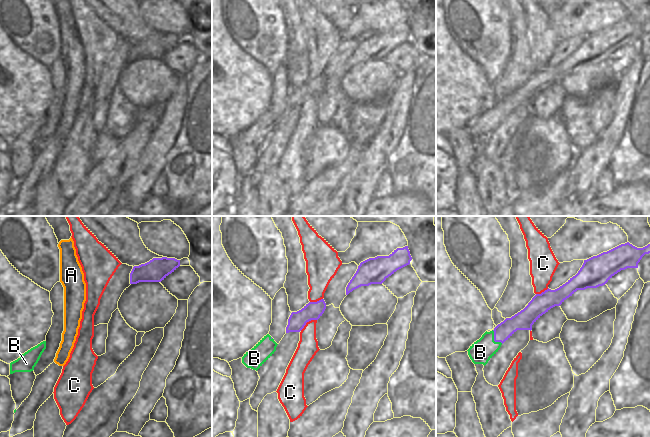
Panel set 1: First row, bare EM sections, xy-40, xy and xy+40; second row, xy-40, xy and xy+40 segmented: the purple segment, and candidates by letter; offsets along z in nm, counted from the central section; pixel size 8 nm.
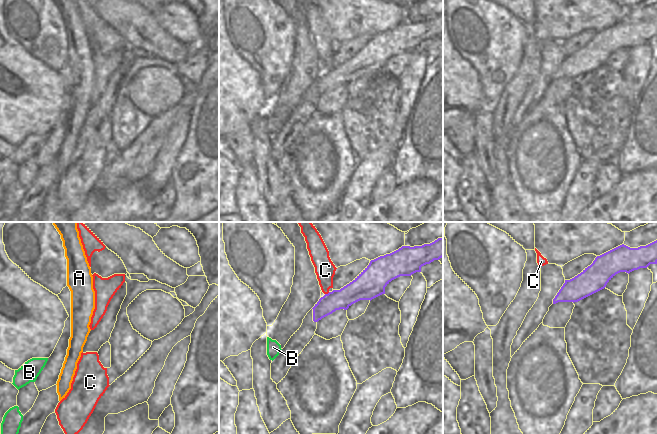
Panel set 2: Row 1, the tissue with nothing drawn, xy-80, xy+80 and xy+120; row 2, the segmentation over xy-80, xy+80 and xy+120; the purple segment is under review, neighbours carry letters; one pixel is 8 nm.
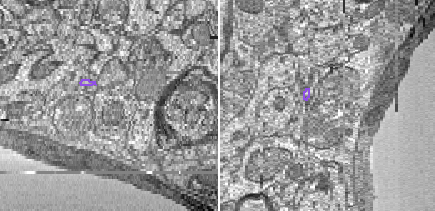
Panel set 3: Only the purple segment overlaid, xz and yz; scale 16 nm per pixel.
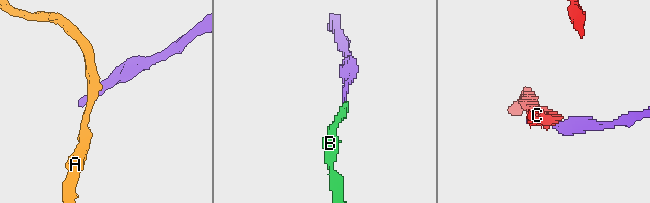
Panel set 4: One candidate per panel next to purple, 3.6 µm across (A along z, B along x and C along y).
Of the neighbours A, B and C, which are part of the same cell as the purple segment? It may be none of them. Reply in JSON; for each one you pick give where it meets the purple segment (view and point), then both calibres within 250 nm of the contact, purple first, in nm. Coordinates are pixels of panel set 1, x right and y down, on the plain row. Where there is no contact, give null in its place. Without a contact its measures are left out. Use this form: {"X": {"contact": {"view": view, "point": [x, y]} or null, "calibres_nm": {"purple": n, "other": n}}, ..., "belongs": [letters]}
{"B": {"contact": {"view": "xy+40", "point": [494, 115]}, "calibres_nm": {"purple": 140, "other": 180}}, "belongs": ["B"]}

